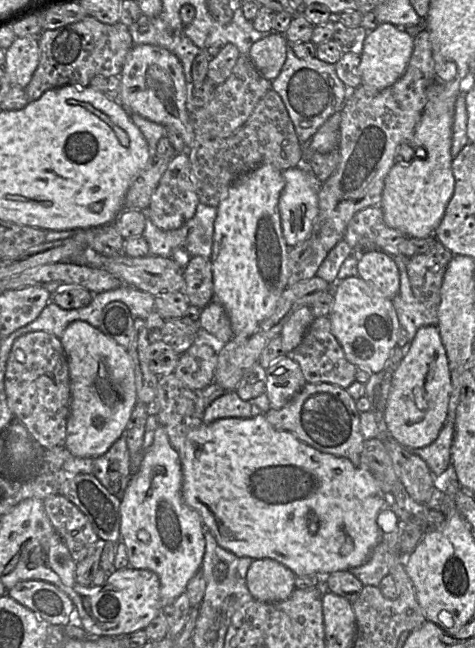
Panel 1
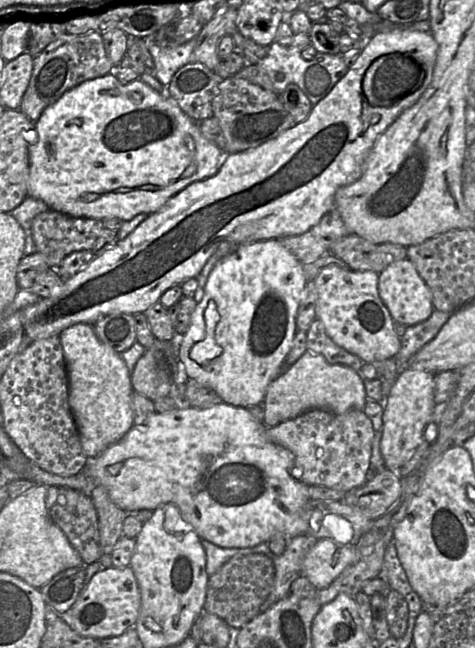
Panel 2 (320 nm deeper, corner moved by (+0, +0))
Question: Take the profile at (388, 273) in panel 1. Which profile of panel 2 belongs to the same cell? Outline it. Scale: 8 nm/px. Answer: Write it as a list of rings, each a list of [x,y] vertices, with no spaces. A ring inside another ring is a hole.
[[[408,258],[392,262],[379,273],[378,291],[393,319],[407,326],[425,321],[434,310],[432,292]]]

